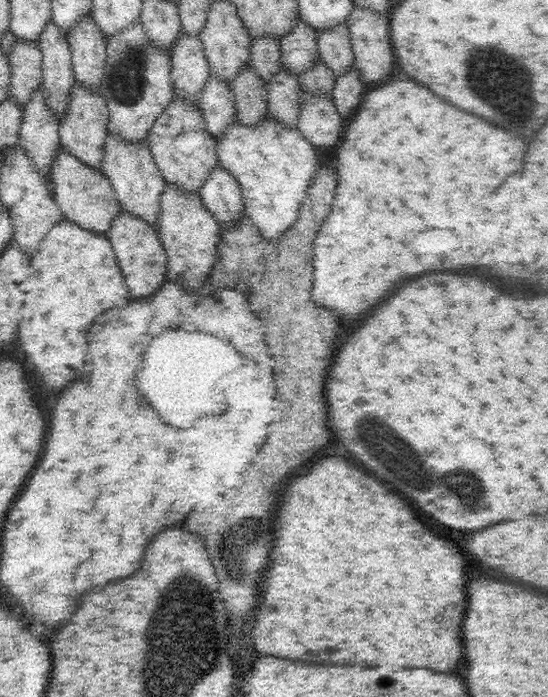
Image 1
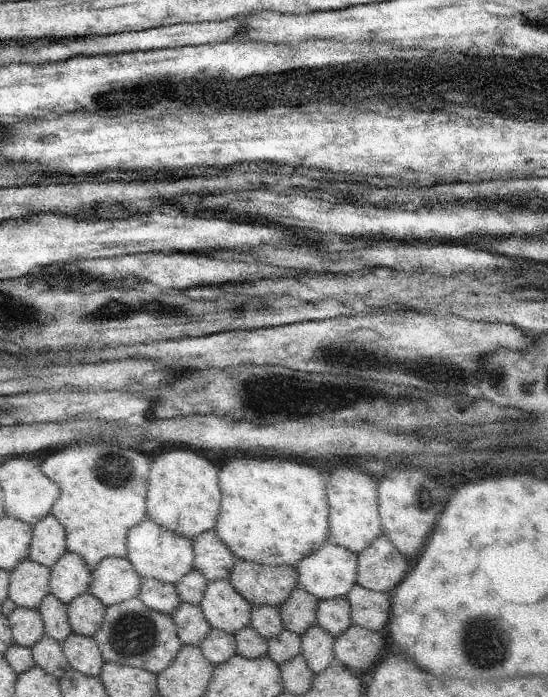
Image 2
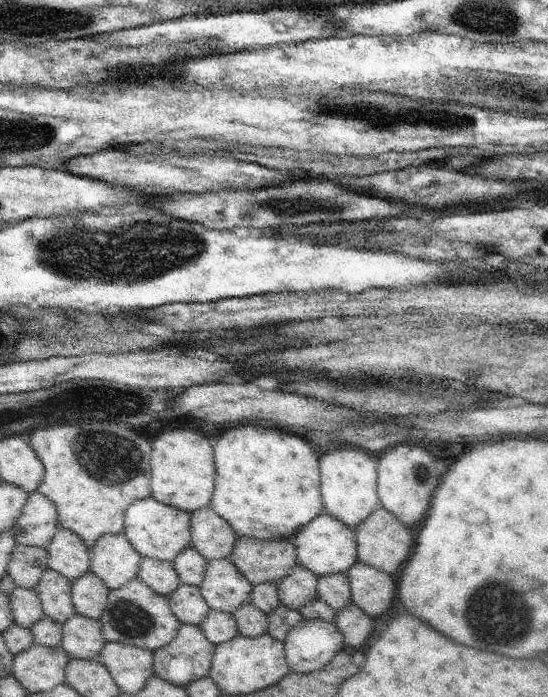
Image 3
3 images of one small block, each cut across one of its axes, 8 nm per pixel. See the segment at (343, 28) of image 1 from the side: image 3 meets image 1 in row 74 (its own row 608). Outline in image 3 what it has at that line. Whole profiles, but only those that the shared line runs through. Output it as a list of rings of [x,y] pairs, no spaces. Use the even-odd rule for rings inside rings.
[[[346,573],[317,577],[318,598],[326,601],[336,612],[351,602],[351,588]]]

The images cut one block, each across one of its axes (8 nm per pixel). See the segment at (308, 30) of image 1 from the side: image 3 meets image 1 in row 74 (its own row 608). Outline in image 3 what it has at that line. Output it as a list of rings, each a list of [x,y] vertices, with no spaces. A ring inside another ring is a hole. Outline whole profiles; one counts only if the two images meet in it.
[[[296,564],[278,582],[278,596],[282,605],[298,609],[318,599],[317,577],[309,568]]]

